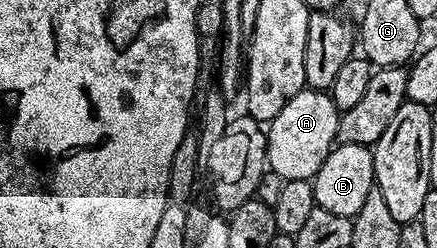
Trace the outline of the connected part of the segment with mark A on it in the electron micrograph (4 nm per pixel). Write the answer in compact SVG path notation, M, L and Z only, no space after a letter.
M302 89L267 124L266 157L268 170L281 179L312 180L319 165L329 156L337 143L339 112L333 99L324 91Z

